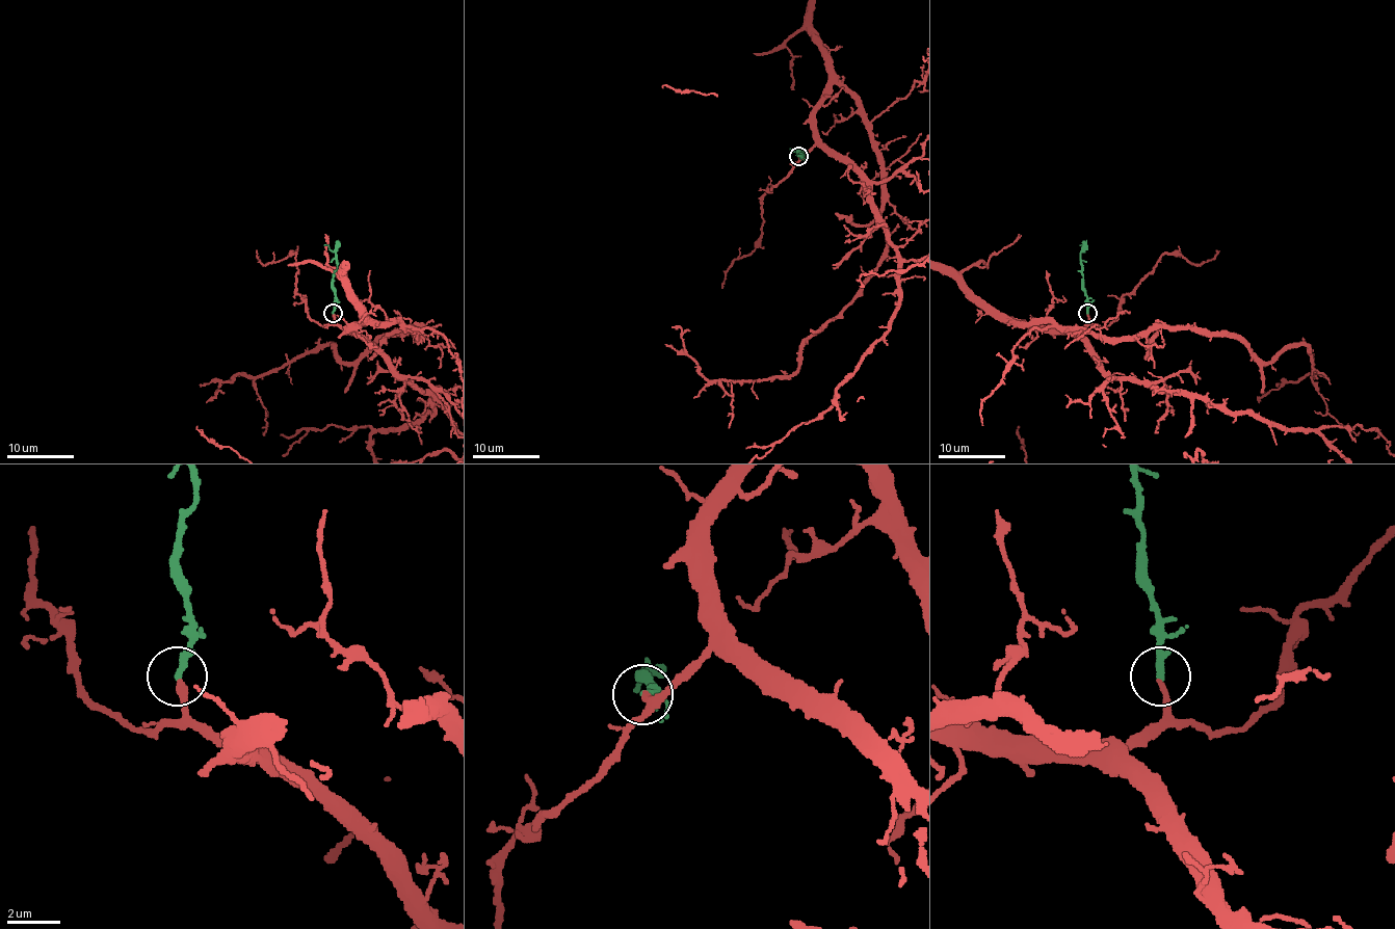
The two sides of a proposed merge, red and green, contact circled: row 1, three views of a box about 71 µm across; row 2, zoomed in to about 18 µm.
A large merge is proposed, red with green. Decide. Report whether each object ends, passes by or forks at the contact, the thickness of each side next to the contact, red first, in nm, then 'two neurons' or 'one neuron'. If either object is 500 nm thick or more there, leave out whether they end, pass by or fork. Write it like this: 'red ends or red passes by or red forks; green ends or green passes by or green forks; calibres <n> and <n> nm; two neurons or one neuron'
red ends; green ends; calibres 220 and 280 nm; one neuron

